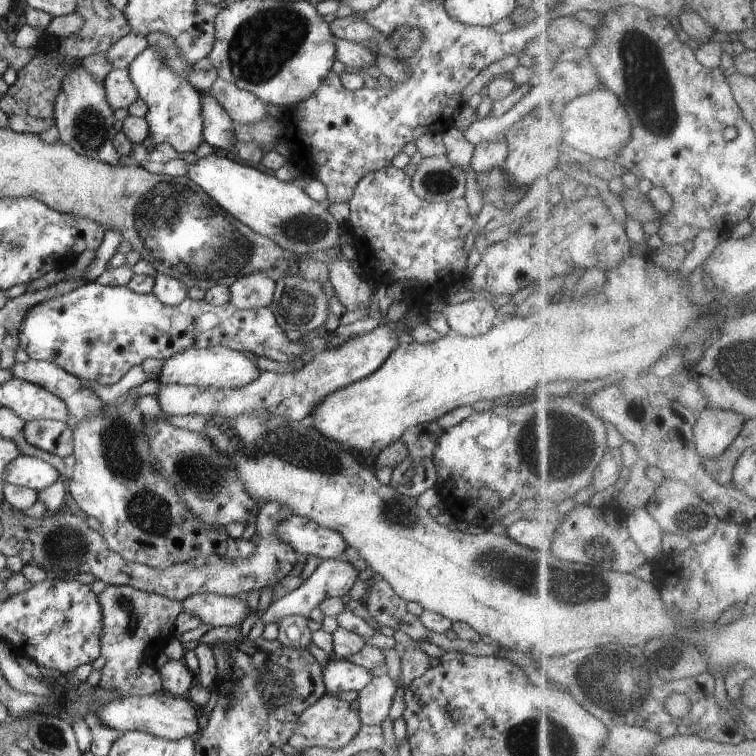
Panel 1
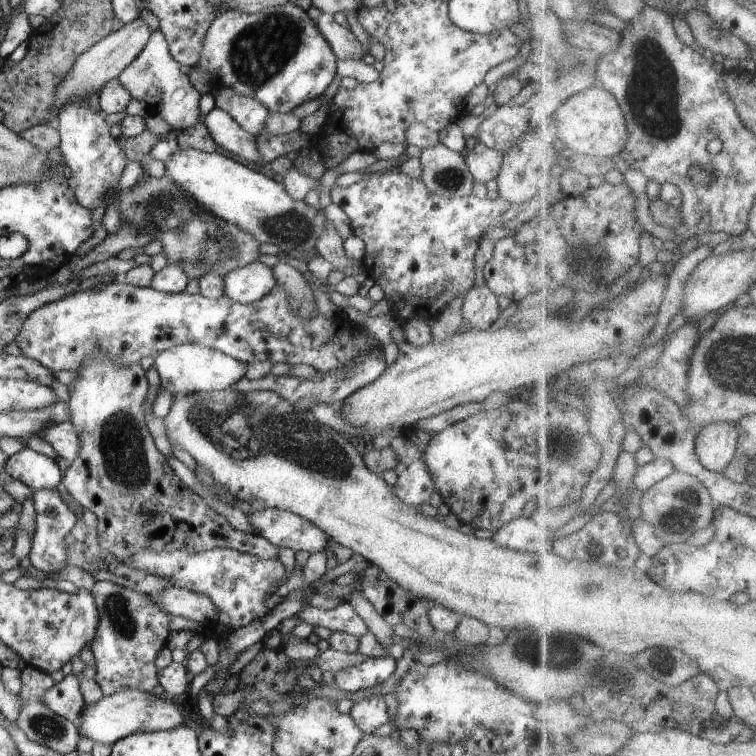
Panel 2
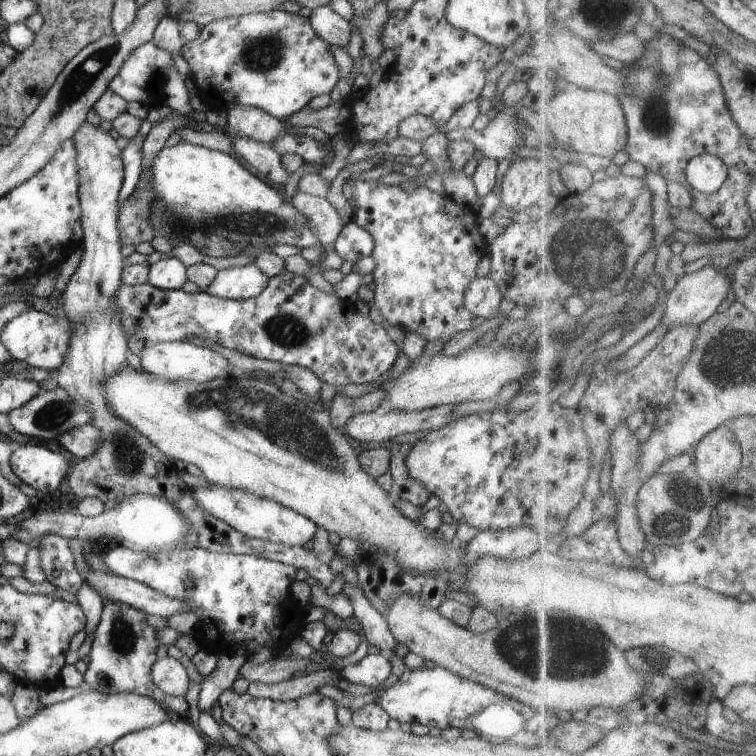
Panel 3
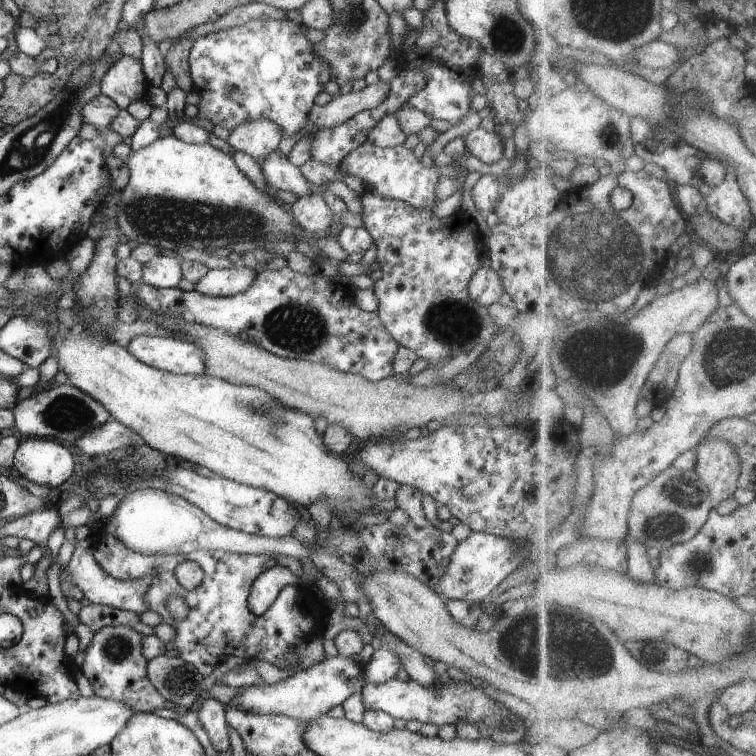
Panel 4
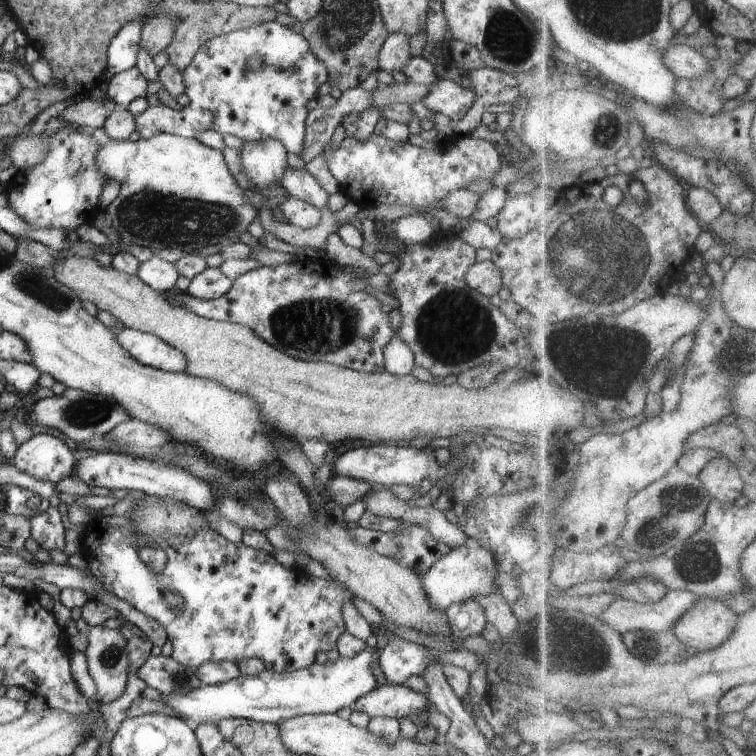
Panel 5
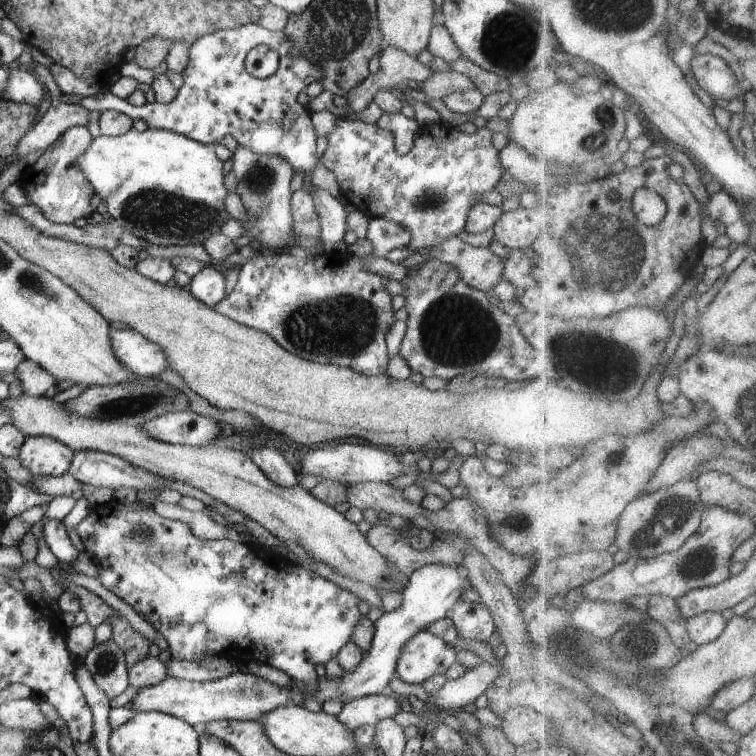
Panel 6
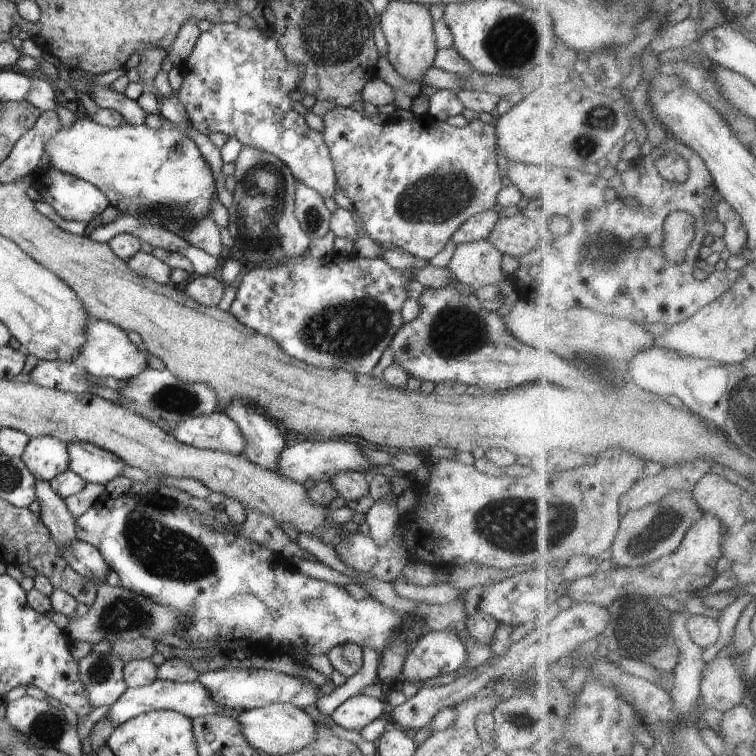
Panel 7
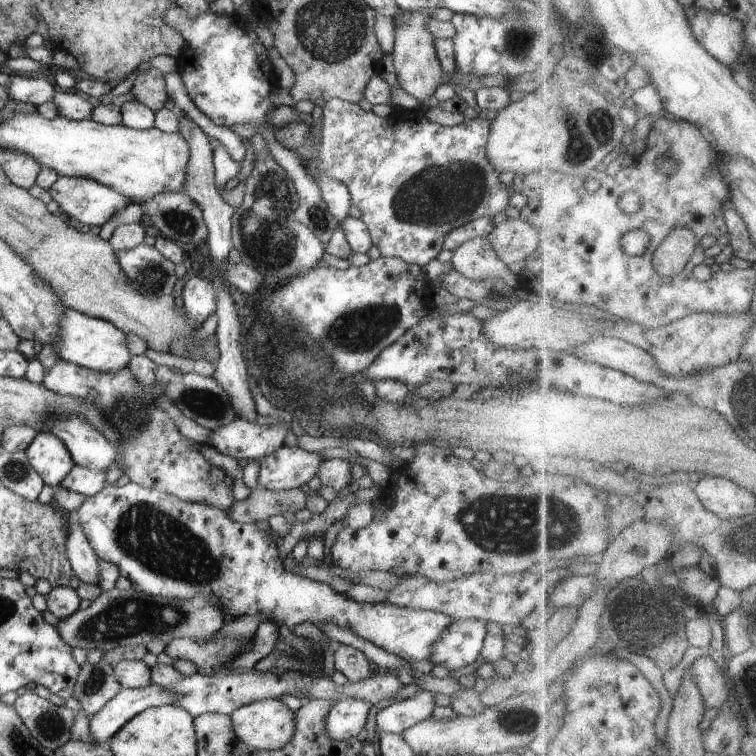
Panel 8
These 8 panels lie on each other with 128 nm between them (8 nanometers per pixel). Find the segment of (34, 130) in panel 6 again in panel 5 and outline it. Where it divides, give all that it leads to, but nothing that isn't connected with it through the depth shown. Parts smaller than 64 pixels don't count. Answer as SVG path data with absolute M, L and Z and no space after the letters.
M83 96L68 108L64 108L57 118L68 124L77 124L92 131L96 128L103 128L106 118L116 106L112 100L97 102L97 99L91 100L87 96Z

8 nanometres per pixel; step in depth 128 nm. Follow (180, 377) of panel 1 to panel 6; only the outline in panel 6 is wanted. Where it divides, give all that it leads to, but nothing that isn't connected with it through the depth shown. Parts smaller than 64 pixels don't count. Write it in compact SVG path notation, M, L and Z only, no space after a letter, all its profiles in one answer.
M110 329L110 338L112 338L112 352L116 356L116 360L126 366L132 374L140 377L158 377L163 371L168 369L168 356L163 354L162 348L154 342L150 342L148 338L144 338L142 334L134 330Z

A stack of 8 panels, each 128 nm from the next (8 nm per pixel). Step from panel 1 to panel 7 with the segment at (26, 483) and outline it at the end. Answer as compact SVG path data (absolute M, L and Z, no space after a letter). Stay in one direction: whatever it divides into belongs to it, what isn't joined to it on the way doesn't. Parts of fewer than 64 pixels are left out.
M31 437L21 459L32 476L44 482L69 469L67 444L54 437Z

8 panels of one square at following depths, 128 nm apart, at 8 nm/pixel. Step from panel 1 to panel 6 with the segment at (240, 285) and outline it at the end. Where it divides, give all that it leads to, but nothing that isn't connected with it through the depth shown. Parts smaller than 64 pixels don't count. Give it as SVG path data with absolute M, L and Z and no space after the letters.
M207 264L186 287L192 296L206 304L214 307L220 300L226 296L225 272L215 270L210 264Z

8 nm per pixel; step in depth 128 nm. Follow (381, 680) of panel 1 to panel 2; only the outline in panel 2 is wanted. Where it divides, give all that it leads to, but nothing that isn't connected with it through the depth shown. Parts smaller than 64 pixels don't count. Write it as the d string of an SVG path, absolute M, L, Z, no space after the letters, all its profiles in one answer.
M372 694L354 703L350 716L364 734L372 734L376 728L390 720L390 710L382 694Z

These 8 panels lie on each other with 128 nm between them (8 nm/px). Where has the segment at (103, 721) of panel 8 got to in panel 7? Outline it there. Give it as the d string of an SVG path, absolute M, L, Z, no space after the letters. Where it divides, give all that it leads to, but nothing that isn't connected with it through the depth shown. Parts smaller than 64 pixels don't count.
M156 679L143 687L128 687L128 690L114 704L111 704L110 710L105 716L108 716L108 720L114 726L120 726L120 724L124 724L124 722L139 714L155 710L171 710L178 712L178 714L184 714L184 716L188 716L192 720L206 715L222 715L238 720L238 716L242 714L240 710L230 710L230 708L218 706L214 702L214 698L209 696L208 690L198 680L192 682L170 682L170 680Z

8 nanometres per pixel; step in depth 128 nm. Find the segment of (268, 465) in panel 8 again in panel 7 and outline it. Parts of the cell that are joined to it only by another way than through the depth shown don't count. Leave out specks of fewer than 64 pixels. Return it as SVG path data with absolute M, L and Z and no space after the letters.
M338 438L328 441L305 440L299 444L284 447L278 456L277 473L302 485L306 480L314 480L316 483L329 481L338 472L359 472L364 475L373 467L365 457L364 449L362 446L358 447L356 443L344 442Z

